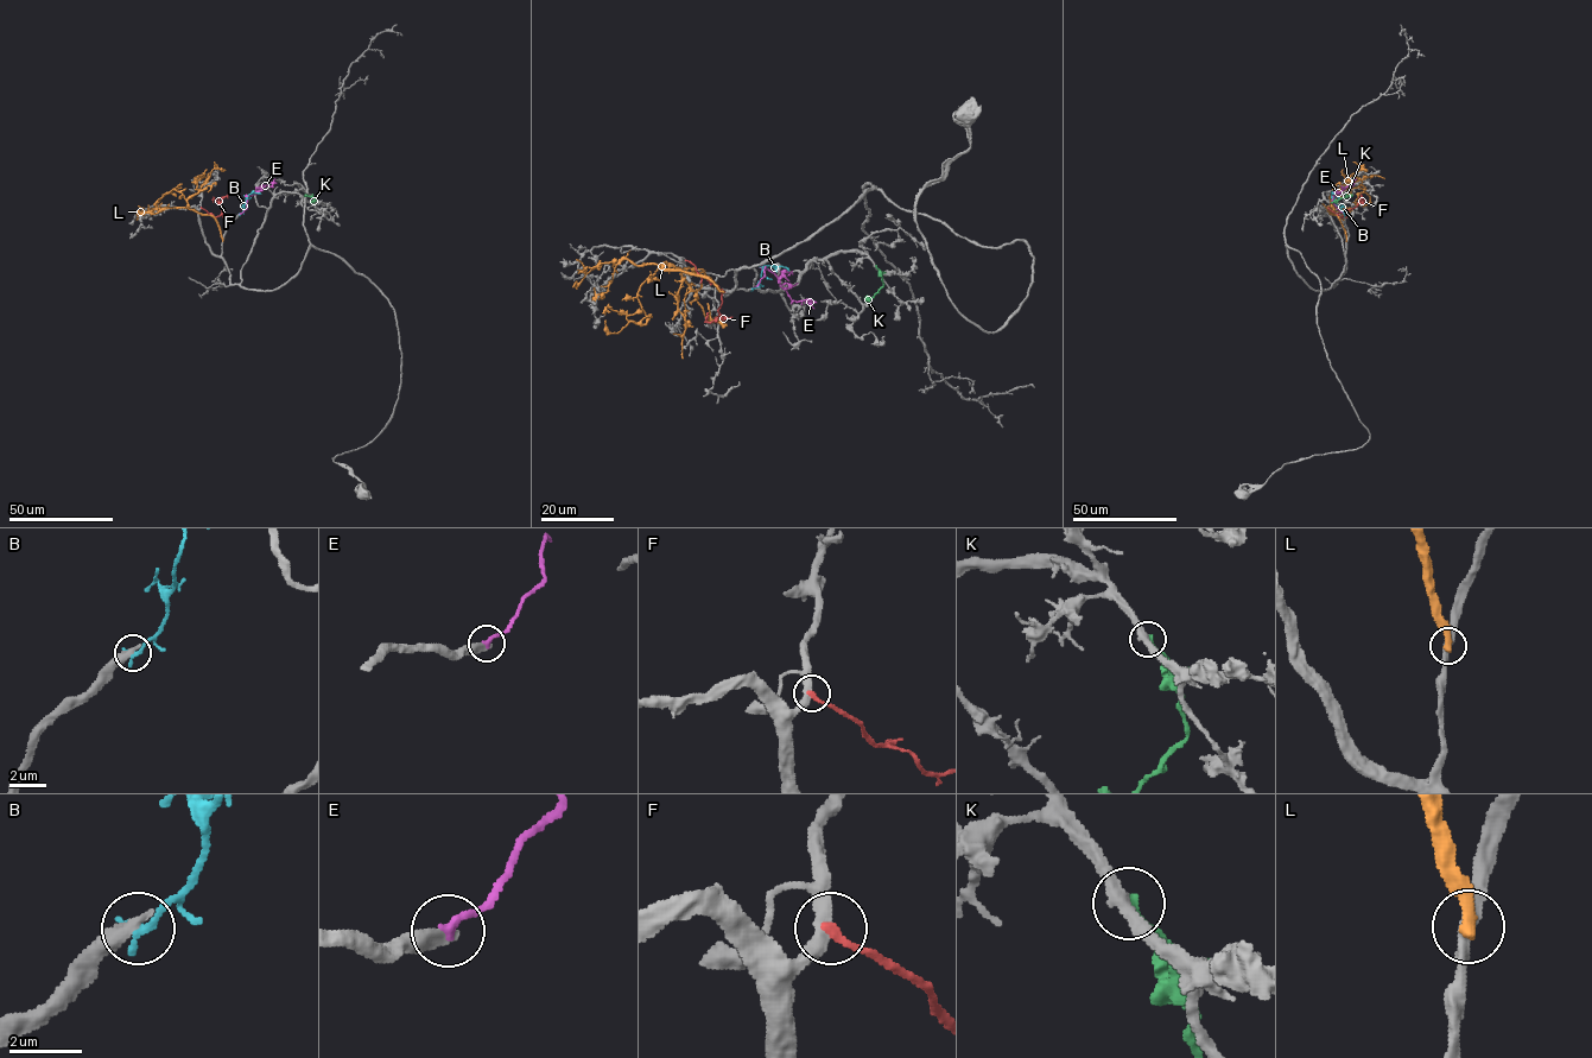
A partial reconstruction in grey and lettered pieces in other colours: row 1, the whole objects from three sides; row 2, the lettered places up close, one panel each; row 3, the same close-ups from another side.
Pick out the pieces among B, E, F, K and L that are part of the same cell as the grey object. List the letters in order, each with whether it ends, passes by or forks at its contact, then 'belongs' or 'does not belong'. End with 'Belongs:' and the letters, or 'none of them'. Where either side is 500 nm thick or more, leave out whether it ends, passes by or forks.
B: does not belong
E: it ends there; does not belong
F: it ends there; does not belong
K: it ends there; does not belong
L: it ends there; does not belong
Belongs: none of them

